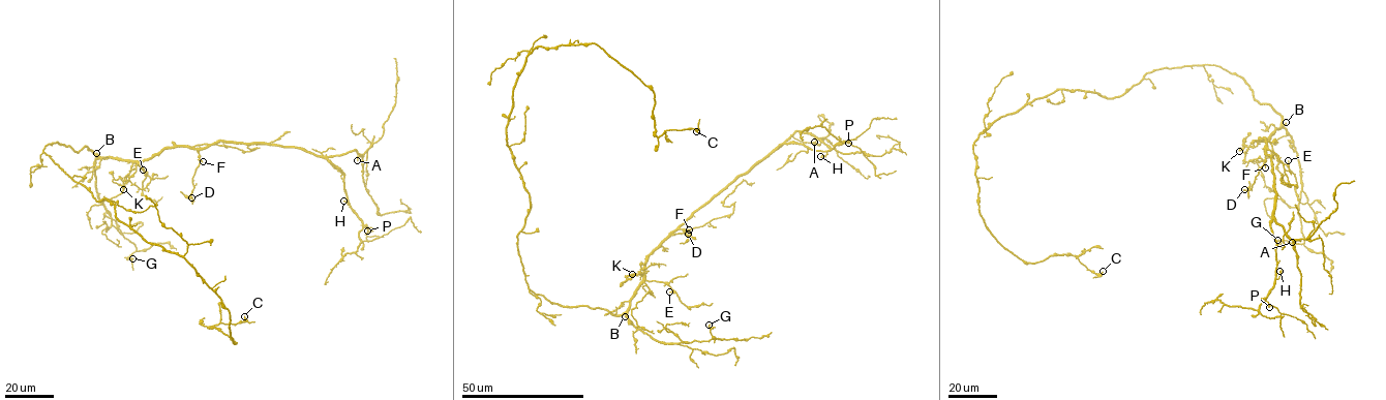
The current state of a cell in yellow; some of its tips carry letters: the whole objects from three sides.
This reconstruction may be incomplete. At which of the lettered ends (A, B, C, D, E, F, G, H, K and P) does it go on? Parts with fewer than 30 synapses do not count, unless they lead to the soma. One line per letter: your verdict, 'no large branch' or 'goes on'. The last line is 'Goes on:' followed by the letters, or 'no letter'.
A: no large branch
B: goes on
C: no large branch
D: no large branch
E: no large branch
F: no large branch
G: no large branch
H: no large branch
K: no large branch
P: no large branch
Goes on: B

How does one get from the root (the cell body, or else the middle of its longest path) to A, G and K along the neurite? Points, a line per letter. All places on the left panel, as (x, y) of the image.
A: (44, 152), (58, 143), (139, 163), (169, 148), (232, 141), (321, 156), (355, 150), (357, 160)
G: (44, 152), (58, 143), (77, 152), (86, 146), (98, 157), (97, 198), (134, 245), (132, 258)
K: (44, 152), (58, 143), (134, 161), (123, 189)

